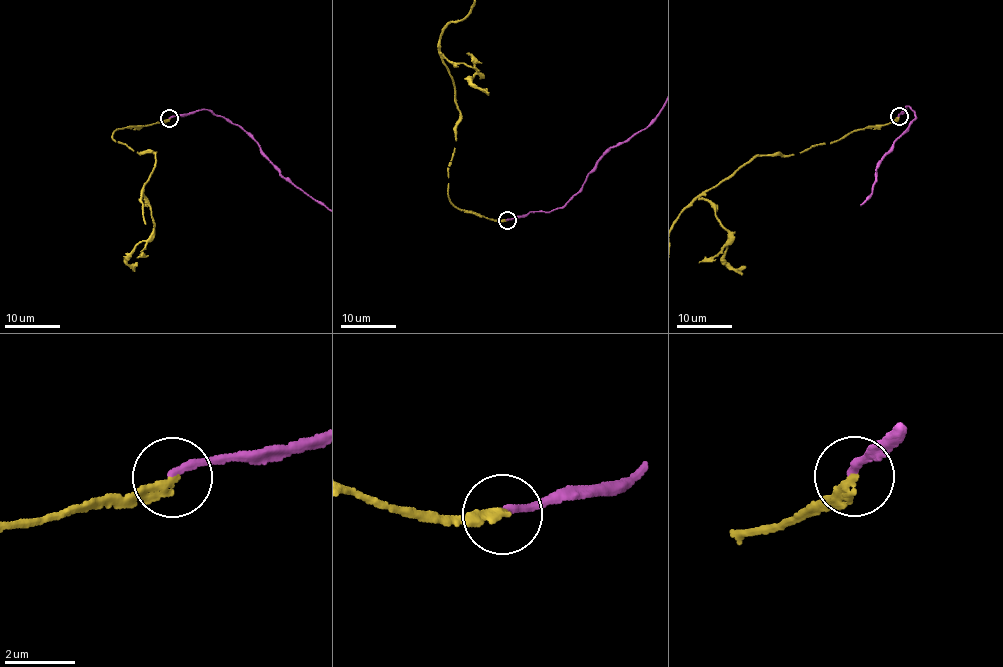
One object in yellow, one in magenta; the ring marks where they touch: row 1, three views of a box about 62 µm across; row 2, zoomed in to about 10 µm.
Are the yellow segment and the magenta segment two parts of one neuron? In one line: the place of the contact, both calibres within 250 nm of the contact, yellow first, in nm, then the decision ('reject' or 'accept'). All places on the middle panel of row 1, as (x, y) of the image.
(507, 220) | 200/200 nm | reject

